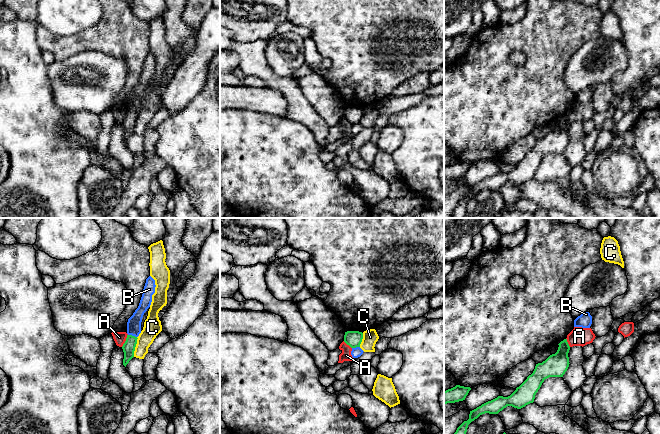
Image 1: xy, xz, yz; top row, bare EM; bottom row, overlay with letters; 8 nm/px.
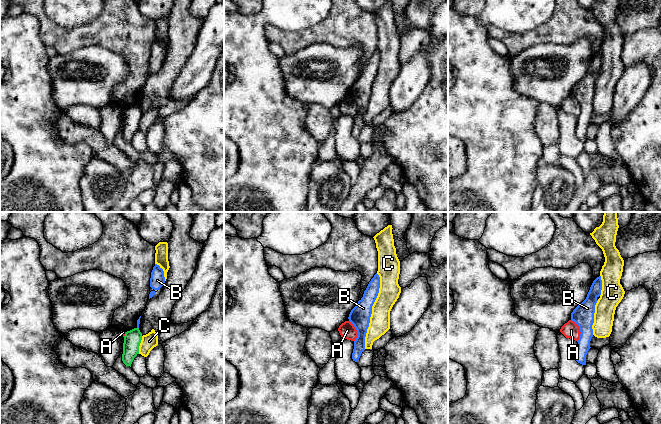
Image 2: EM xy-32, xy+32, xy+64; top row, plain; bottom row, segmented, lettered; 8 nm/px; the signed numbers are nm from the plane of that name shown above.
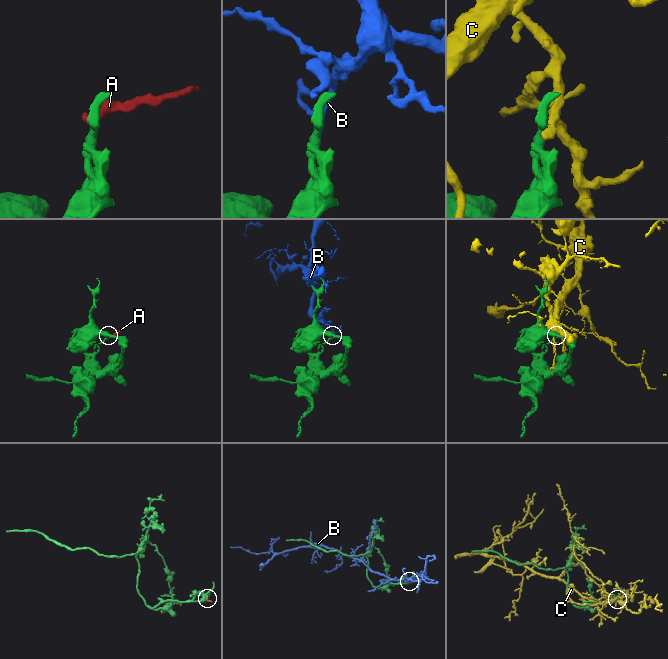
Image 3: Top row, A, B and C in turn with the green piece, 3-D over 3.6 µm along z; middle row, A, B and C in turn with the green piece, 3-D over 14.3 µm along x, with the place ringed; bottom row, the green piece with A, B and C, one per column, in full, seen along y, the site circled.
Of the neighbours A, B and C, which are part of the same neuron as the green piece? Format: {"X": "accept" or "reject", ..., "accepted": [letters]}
{"A": "reject", "B": "reject", "C": "reject", "accepted": []}

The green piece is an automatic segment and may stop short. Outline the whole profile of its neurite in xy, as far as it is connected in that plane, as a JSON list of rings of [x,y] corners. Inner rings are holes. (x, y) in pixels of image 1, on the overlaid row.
[[[127,335],[126,341],[122,346],[124,352],[123,365],[125,367],[129,363],[129,361],[134,357],[134,351],[137,344],[137,339],[138,338],[135,336]]]

